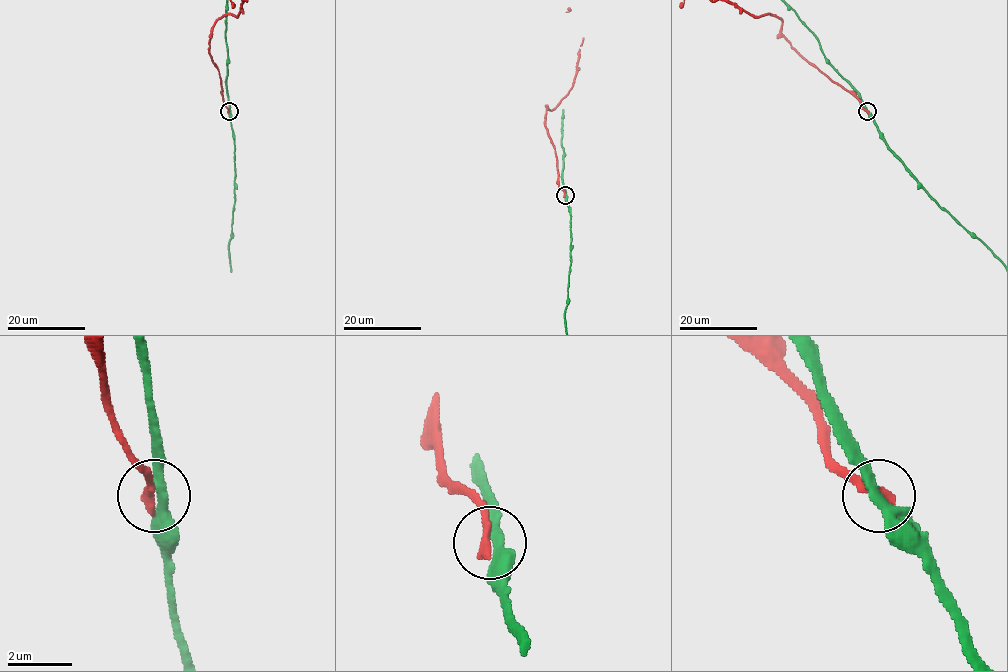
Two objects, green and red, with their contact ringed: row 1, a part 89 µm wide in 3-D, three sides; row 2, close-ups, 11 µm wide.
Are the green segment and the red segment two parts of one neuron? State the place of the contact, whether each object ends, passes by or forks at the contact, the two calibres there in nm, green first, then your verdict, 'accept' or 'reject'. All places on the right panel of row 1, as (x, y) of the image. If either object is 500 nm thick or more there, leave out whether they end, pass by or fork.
(867, 111) | green passes by | red ends | 320/360 nm | reject

